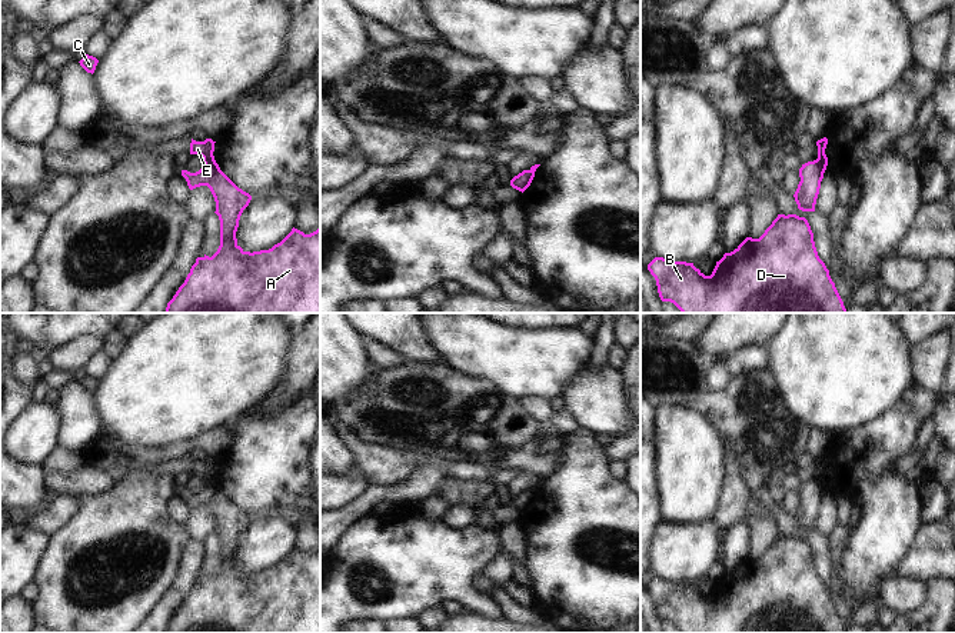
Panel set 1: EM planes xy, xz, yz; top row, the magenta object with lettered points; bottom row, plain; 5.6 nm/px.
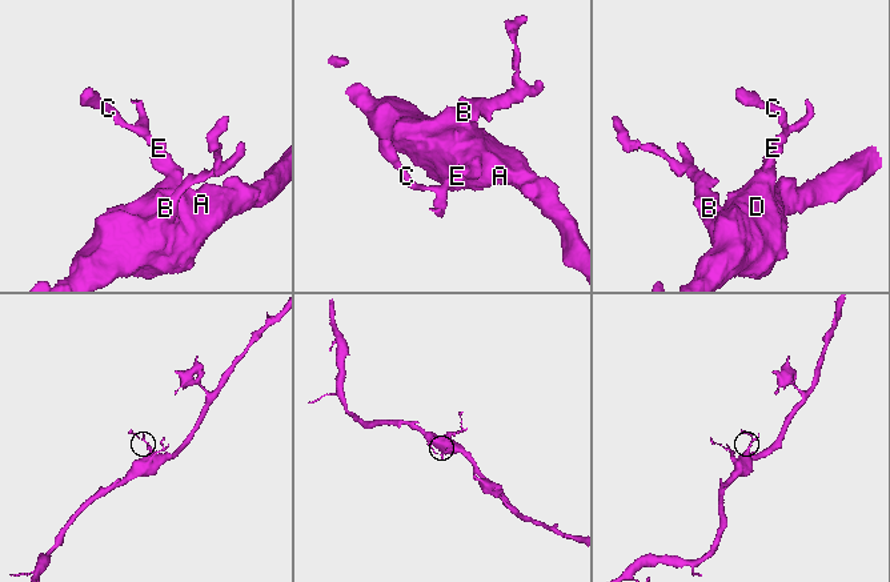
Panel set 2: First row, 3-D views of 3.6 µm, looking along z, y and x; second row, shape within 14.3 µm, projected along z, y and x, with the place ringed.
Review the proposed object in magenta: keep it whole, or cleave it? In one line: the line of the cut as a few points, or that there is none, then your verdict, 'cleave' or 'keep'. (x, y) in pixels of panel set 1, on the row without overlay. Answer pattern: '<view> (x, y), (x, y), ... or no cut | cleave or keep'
yz (817, 479), (825, 487) | cleave

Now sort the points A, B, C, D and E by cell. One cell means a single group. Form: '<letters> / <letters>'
A B D / C E

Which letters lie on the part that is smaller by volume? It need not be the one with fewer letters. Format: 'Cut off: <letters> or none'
Cut off: C, E

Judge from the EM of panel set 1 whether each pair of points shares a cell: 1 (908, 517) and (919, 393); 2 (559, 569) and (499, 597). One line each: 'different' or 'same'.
1: different
2: different

